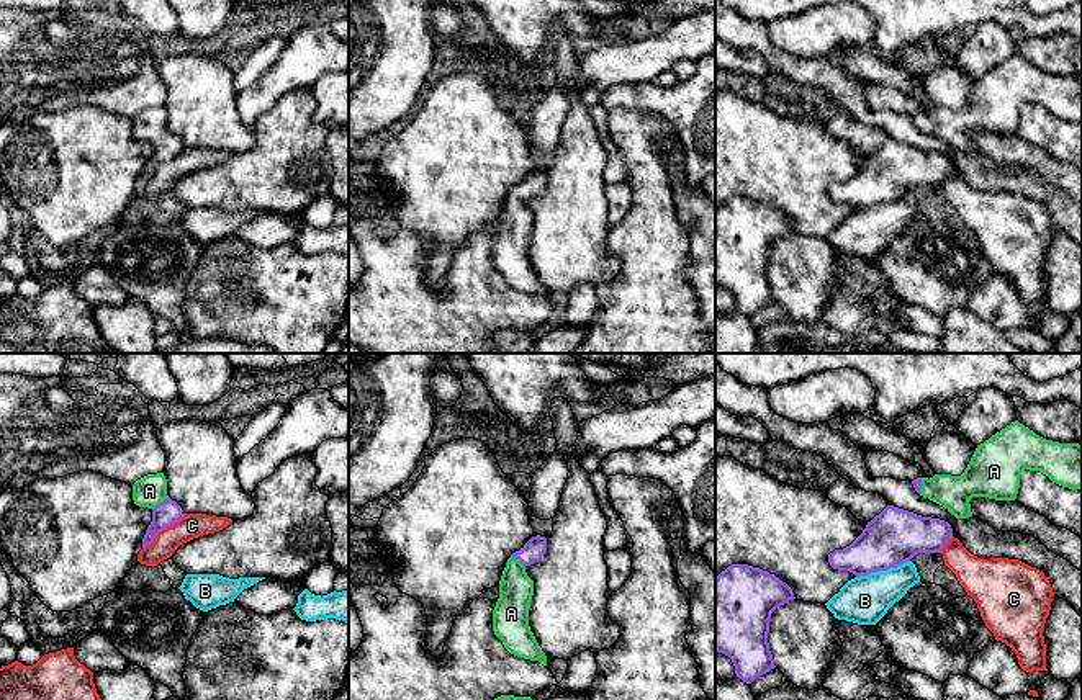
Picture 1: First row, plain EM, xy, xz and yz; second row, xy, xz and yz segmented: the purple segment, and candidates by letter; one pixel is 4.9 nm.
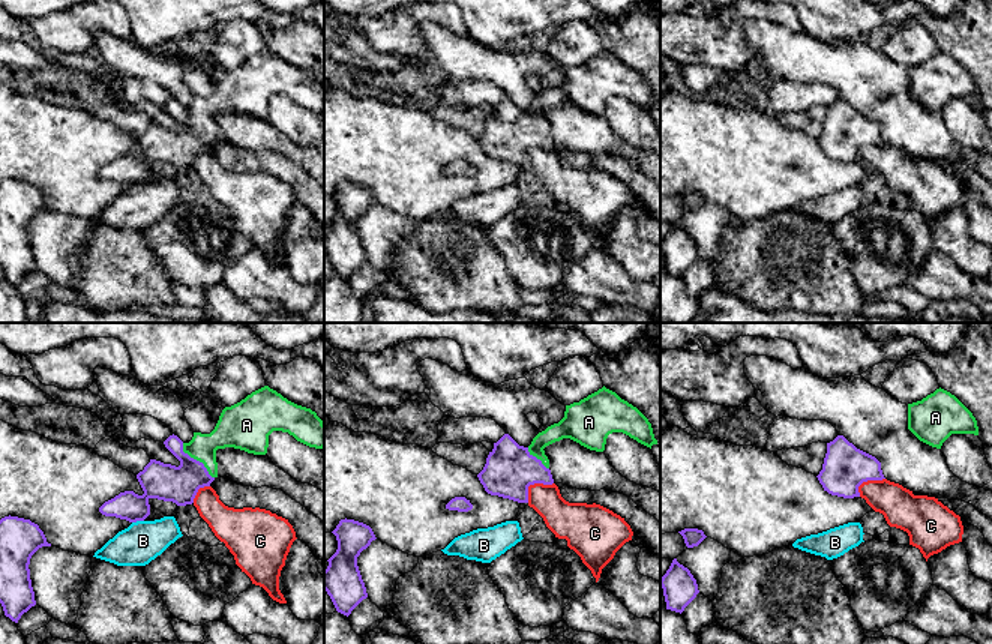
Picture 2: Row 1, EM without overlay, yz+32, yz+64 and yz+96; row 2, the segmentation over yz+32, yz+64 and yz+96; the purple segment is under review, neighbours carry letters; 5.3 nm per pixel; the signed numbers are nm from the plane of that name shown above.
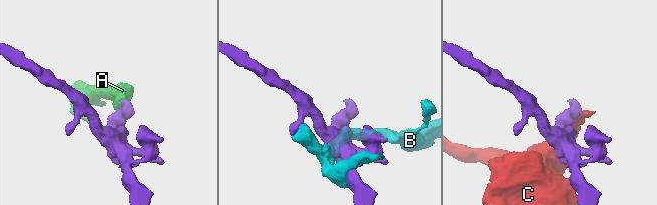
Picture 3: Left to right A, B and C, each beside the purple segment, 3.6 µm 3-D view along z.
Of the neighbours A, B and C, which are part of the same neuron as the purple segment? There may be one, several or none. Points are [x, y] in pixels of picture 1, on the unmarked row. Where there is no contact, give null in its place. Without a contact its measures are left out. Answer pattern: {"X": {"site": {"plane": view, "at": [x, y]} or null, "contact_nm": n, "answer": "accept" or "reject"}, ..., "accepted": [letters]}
{"A": {"site": {"plane": "xy", "at": [161, 136]}, "contact_nm": 100, "answer": "accept"}, "B": {"site": {"plane": "yz", "at": [883, 203]}, "contact_nm": 280, "answer": "reject"}, "C": {"site": {"plane": "xy", "at": [162, 162]}, "contact_nm": 280, "answer": "reject"}, "accepted": ["A"]}

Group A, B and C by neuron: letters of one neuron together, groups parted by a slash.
A / B / C

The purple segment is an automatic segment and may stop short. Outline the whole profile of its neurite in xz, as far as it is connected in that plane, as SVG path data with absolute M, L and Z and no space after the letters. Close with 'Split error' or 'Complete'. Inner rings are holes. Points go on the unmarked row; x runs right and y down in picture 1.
M532 170L506 196L499 214L499 232L493 244L493 265L504 281L524 293L547 299L547 289L529 260L529 242L534 229L534 214L525 201L539 196L547 185L545 170Z. Split error

